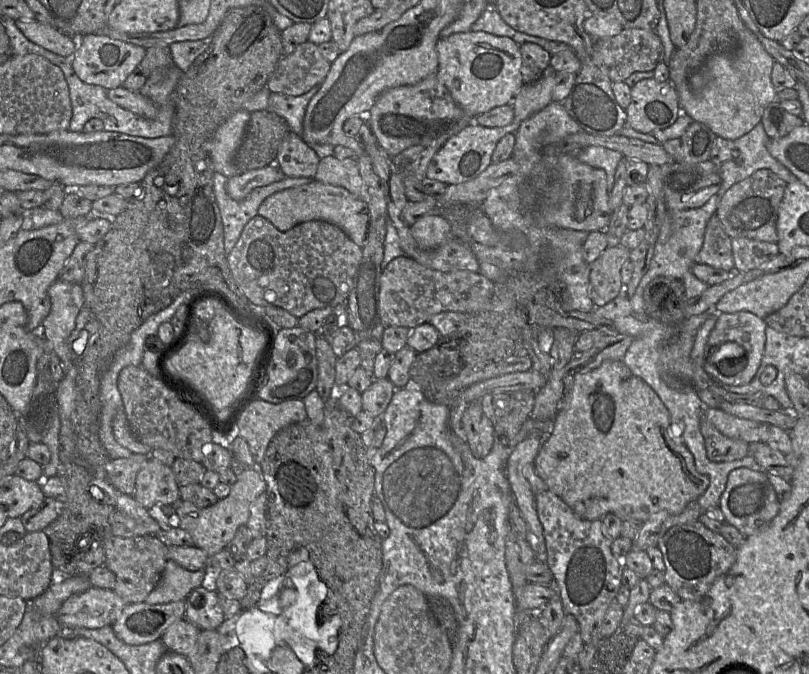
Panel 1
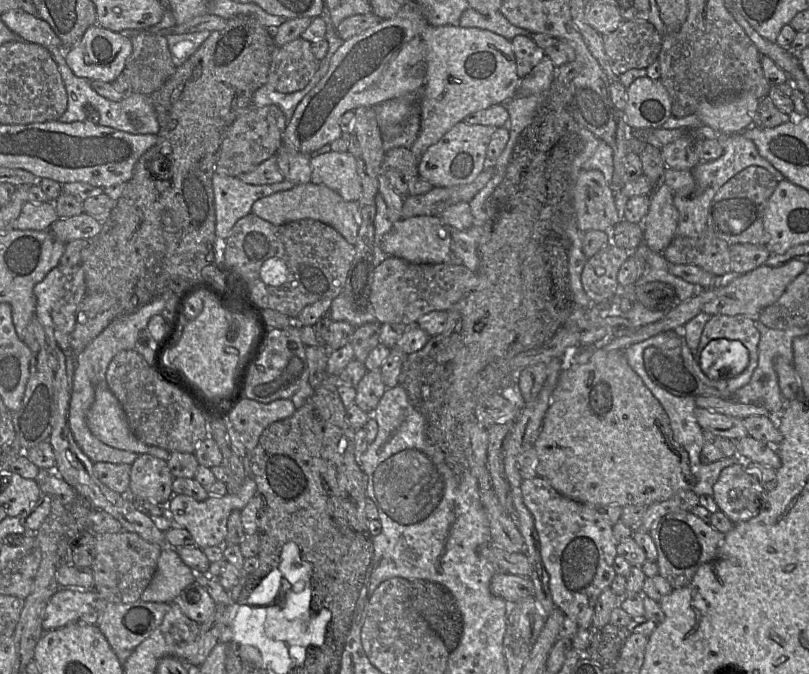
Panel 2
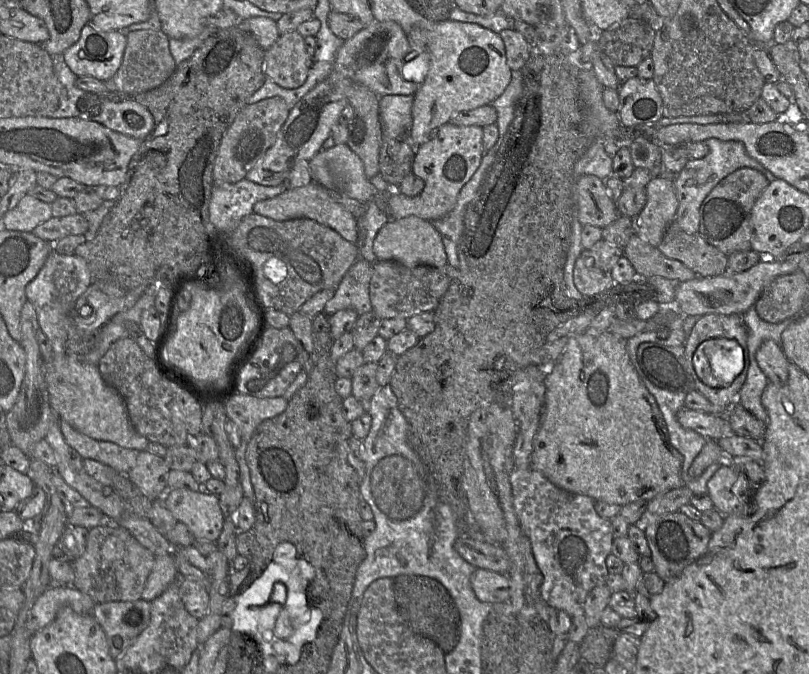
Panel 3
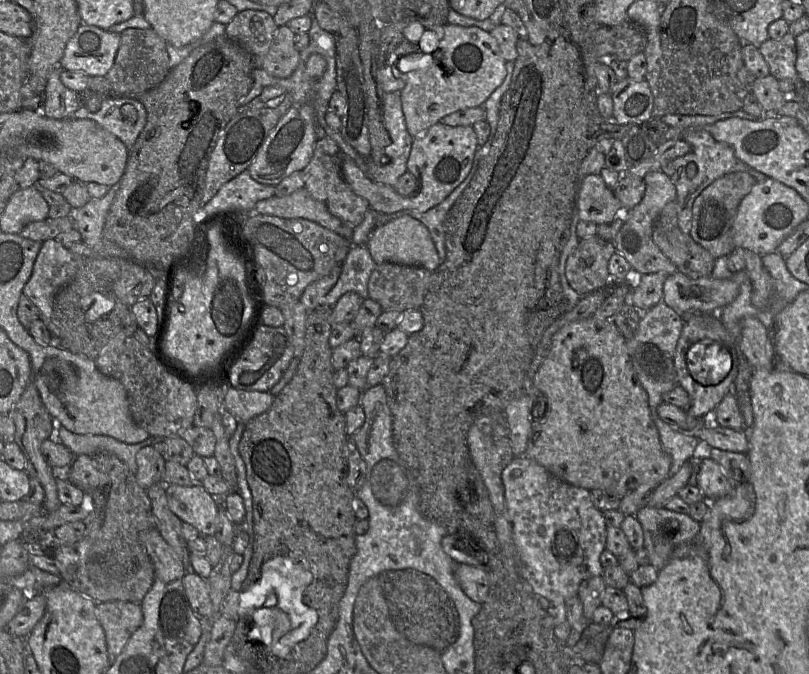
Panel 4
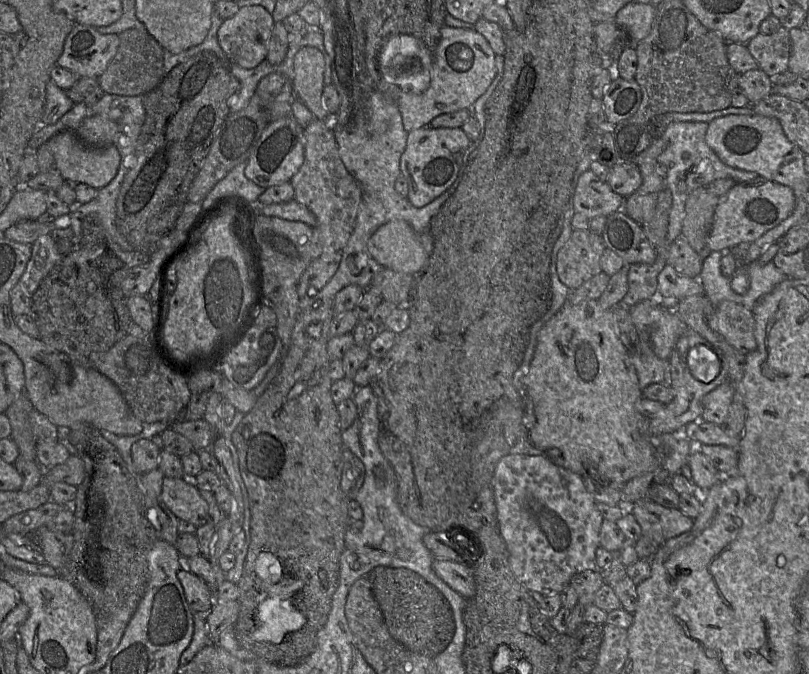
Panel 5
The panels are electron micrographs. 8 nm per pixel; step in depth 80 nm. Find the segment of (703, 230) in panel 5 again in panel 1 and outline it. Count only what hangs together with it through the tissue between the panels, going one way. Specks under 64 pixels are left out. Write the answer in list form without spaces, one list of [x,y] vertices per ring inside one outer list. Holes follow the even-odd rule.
[[[759,169],[750,177],[733,184],[723,195],[716,209],[724,231],[731,238],[746,237],[777,242],[776,221],[787,182],[769,169]]]

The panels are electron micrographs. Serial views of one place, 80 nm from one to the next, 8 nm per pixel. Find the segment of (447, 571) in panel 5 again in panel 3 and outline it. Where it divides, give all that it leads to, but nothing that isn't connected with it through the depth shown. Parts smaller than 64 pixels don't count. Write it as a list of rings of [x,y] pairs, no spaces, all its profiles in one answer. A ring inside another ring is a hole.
[[[477,568],[470,582],[476,597],[482,602],[494,604],[510,599],[510,580],[507,574]]]

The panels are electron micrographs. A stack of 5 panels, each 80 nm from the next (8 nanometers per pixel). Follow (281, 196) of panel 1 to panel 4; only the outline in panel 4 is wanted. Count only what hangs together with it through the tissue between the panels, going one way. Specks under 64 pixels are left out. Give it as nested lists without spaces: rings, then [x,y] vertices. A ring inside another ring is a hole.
[[[304,188],[286,196],[273,196],[258,201],[254,206],[253,212],[280,218],[307,219],[350,241],[354,231],[352,227],[332,215],[323,202],[314,199]]]

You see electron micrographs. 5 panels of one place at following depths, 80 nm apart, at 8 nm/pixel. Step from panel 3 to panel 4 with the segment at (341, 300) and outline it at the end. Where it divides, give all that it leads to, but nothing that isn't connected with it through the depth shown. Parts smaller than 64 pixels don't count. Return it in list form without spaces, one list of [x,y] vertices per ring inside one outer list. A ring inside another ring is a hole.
[[[352,245],[336,284],[321,298],[321,305],[333,307],[347,292],[355,292],[363,300],[368,298],[368,282],[376,266],[366,245]]]

